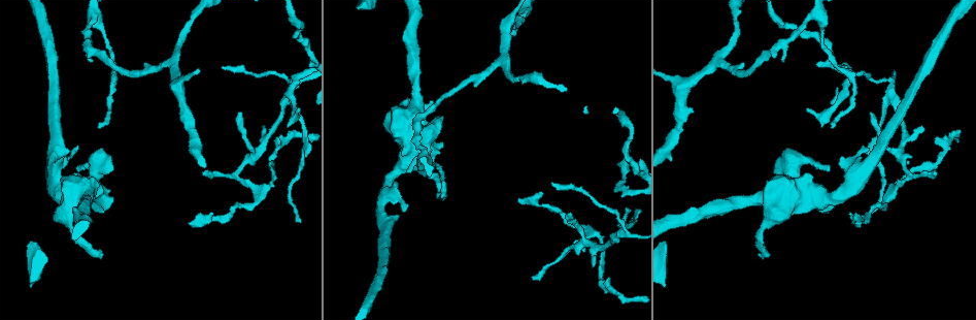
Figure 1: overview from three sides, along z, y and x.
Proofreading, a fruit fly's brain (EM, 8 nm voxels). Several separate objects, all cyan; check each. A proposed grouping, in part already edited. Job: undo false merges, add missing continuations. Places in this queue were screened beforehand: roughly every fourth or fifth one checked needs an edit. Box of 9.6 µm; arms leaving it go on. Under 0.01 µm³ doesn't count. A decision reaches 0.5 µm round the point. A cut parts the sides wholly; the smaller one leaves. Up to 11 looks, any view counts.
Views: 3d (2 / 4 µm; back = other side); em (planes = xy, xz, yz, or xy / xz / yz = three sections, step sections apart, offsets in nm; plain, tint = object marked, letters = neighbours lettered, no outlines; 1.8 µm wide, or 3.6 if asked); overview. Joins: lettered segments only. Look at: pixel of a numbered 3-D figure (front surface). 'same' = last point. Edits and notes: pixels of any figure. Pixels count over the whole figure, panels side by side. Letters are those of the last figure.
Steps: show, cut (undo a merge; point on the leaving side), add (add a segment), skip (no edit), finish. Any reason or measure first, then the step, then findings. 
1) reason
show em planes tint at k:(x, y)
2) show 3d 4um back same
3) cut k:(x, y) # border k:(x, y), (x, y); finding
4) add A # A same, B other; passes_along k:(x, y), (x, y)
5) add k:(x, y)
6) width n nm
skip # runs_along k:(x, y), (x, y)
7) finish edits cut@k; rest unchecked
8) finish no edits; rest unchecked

free end
show 3d 4um at 1:(774, 165)

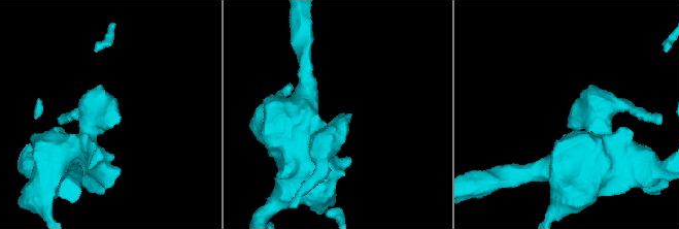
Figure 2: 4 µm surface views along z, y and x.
now the EM
show em yz step 16 letters at 2:(350, 116)

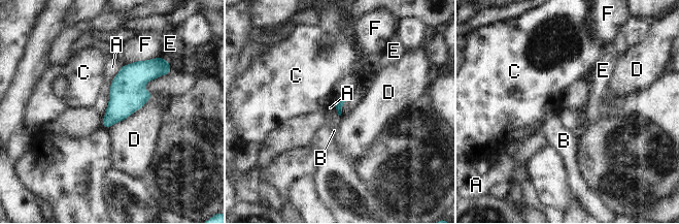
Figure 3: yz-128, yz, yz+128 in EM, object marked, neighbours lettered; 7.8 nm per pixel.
another direction
show em planes letters same

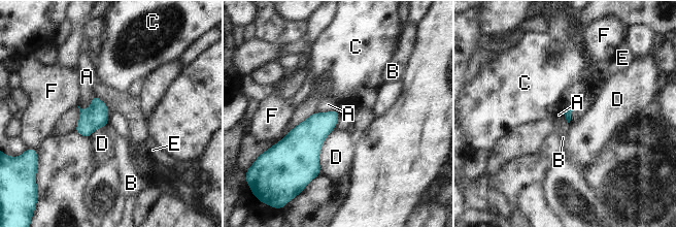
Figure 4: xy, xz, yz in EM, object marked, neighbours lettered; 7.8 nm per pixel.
skip # A other, B other, C other, D other, E other, F other; border 4:(563, 111), (568, 123); none of them fits

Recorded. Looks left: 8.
free end
show em planes letters at 1:(188, 222)

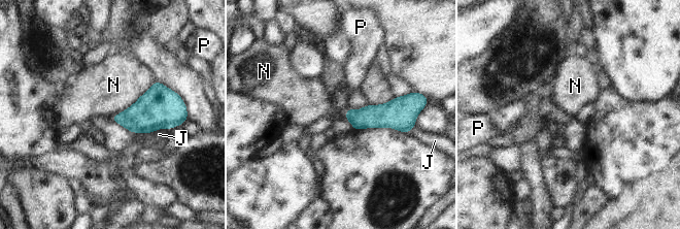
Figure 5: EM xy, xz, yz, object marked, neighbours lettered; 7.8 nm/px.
skip # J other, N other, P other; none of them fits

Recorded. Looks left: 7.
branch stops here
show 3d 2um at 1:(100, 213)

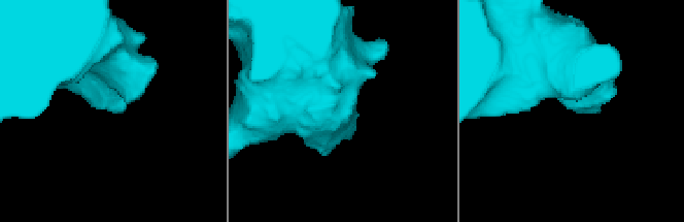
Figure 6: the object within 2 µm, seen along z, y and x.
shape alone is not enough
show em xz step 16 tint at 6:(349, 133)

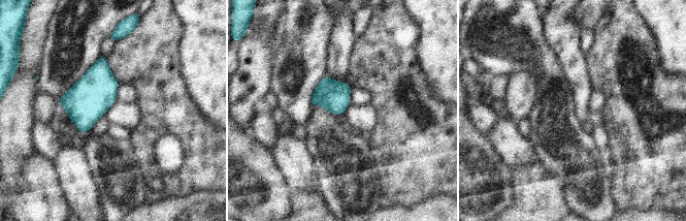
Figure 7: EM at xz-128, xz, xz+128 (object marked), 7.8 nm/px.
show em xz step 16 letters same

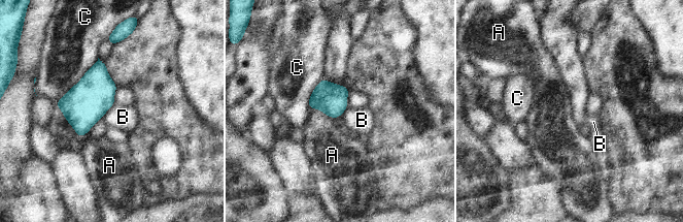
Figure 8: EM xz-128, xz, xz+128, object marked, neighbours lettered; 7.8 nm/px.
skip # A other, B other, C other; border 8:(113, 103), (100, 119); none of them fits

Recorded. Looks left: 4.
abrupt turn
show em xy step 8 tint at 1:(53, 174)

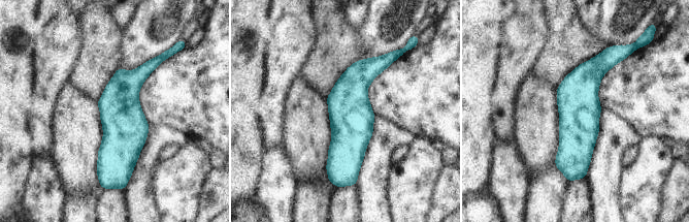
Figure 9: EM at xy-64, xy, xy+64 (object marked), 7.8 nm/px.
cut it another way
show em planes letters same

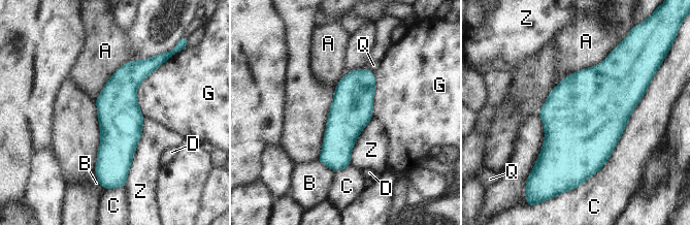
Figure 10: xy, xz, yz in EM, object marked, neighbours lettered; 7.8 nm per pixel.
width 320 nm
skip # A other, B other, C other, D other, G other, Q other, Z other; runs_along 10:(148, 61), (120, 90), (109, 174); one neuron here

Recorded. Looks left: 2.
show em 3.6um planes letters at 1:(734, 203)

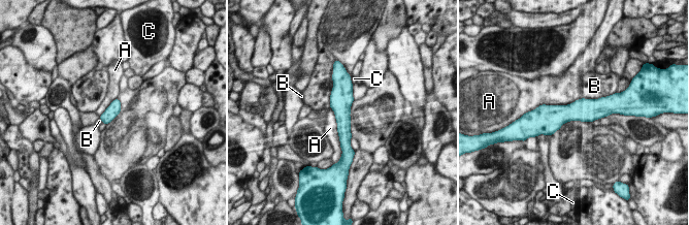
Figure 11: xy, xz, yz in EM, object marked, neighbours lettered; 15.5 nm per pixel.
skip # A other, B other, C other; all the same neuron

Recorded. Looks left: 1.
finish no edits; rest unchecked

